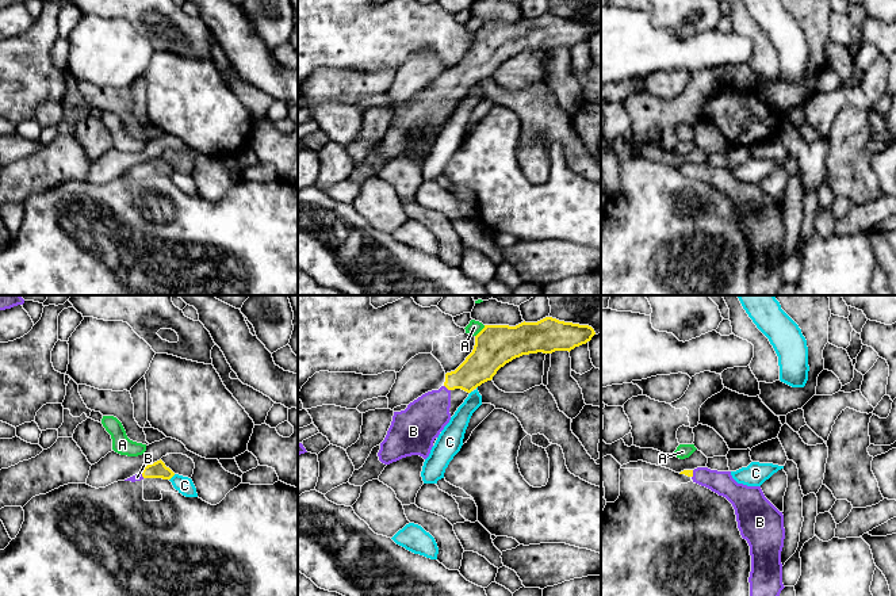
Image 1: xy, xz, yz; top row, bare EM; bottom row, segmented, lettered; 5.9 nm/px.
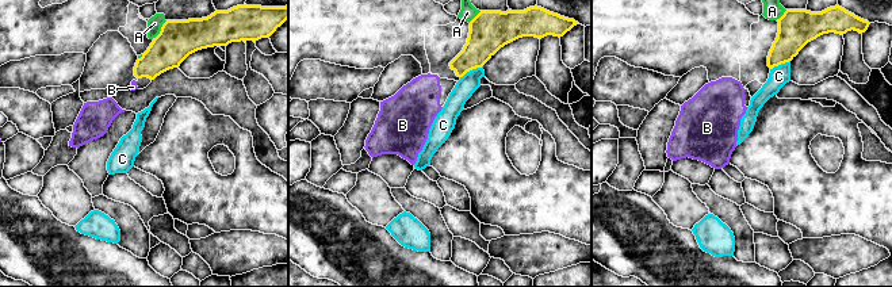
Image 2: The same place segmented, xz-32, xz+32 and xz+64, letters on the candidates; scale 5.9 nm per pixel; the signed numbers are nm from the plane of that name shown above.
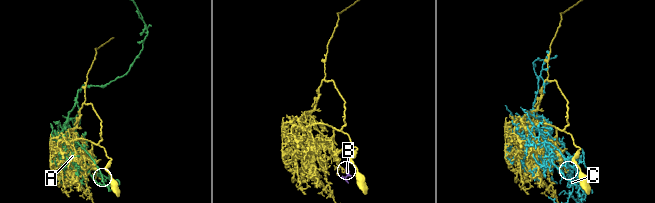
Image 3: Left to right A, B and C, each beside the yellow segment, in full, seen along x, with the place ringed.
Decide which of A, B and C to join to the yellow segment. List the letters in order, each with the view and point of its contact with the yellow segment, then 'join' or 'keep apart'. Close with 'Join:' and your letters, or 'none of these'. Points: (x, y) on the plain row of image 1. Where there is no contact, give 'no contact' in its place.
A: meets yellow in xz at (481, 27); keep apart
B: meets yellow in xz at (447, 84); join
C: meets yellow in xy at (172, 172); keep apart
Join: B

